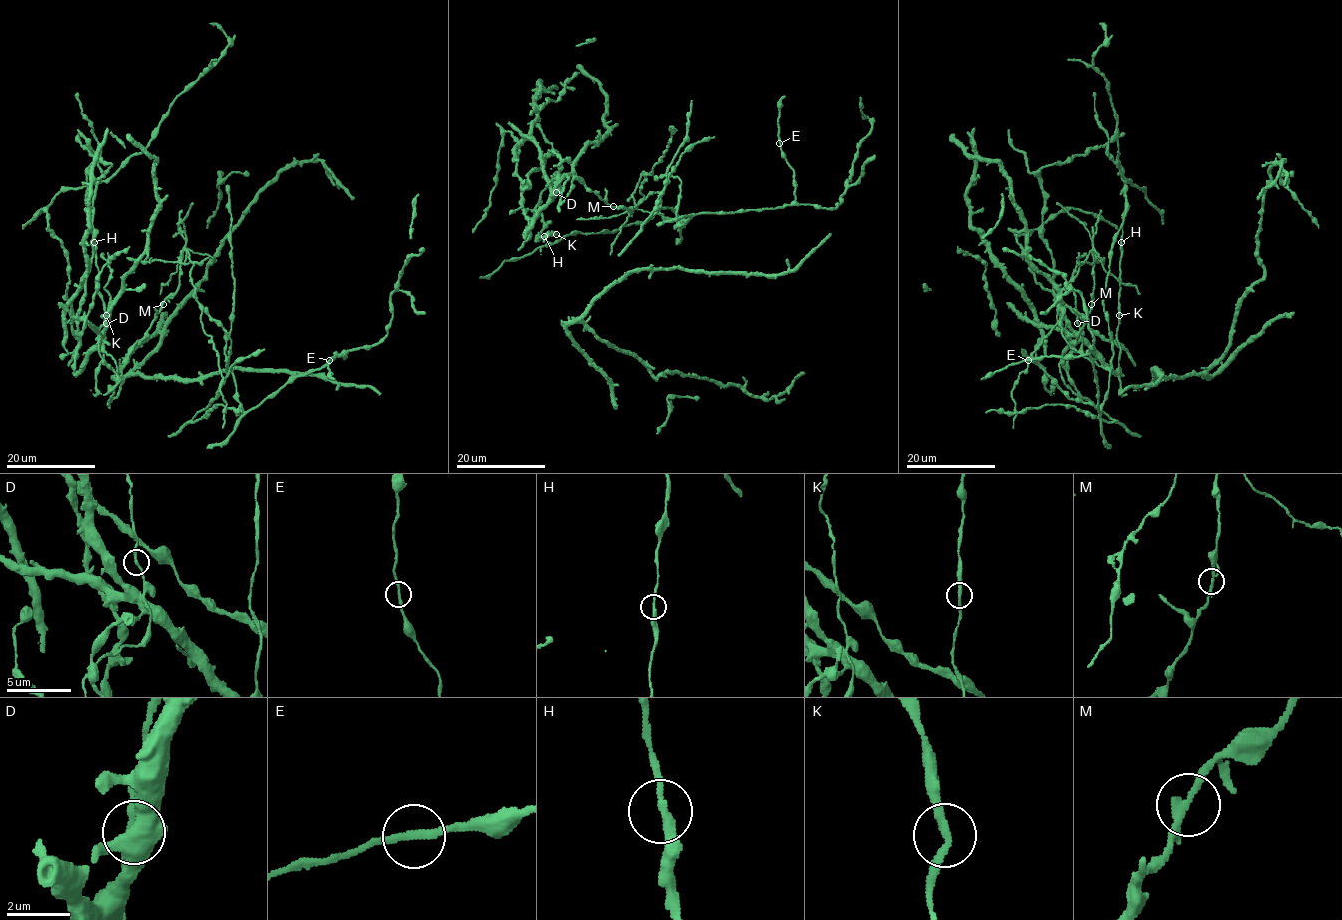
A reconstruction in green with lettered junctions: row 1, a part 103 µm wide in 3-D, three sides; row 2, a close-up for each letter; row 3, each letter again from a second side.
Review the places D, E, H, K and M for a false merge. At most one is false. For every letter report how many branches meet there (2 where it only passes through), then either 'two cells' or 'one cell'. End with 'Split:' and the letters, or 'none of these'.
D: 2 | one cell
E: 2 | one cell
H: 2 | one cell
K: 2 | one cell
M: 2 | two cells
Split: M

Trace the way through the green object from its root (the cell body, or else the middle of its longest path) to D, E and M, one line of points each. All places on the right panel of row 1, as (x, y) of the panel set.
D: (1093, 292), (1083, 327), (1062, 356), (1069, 382), (1086, 399), (1059, 369), (1062, 359), (1081, 348), (1077, 323)
E: (1093, 292), (1093, 265), (1083, 263), (1058, 310), (1066, 342), (1110, 372), (1102, 409), (1088, 354), (1028, 360)
M: (1093, 292), (1092, 304)

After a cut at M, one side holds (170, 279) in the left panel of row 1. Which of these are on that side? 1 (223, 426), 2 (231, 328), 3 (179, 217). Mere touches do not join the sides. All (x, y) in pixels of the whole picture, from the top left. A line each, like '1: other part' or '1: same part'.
1: same part
2: other part
3: same part

